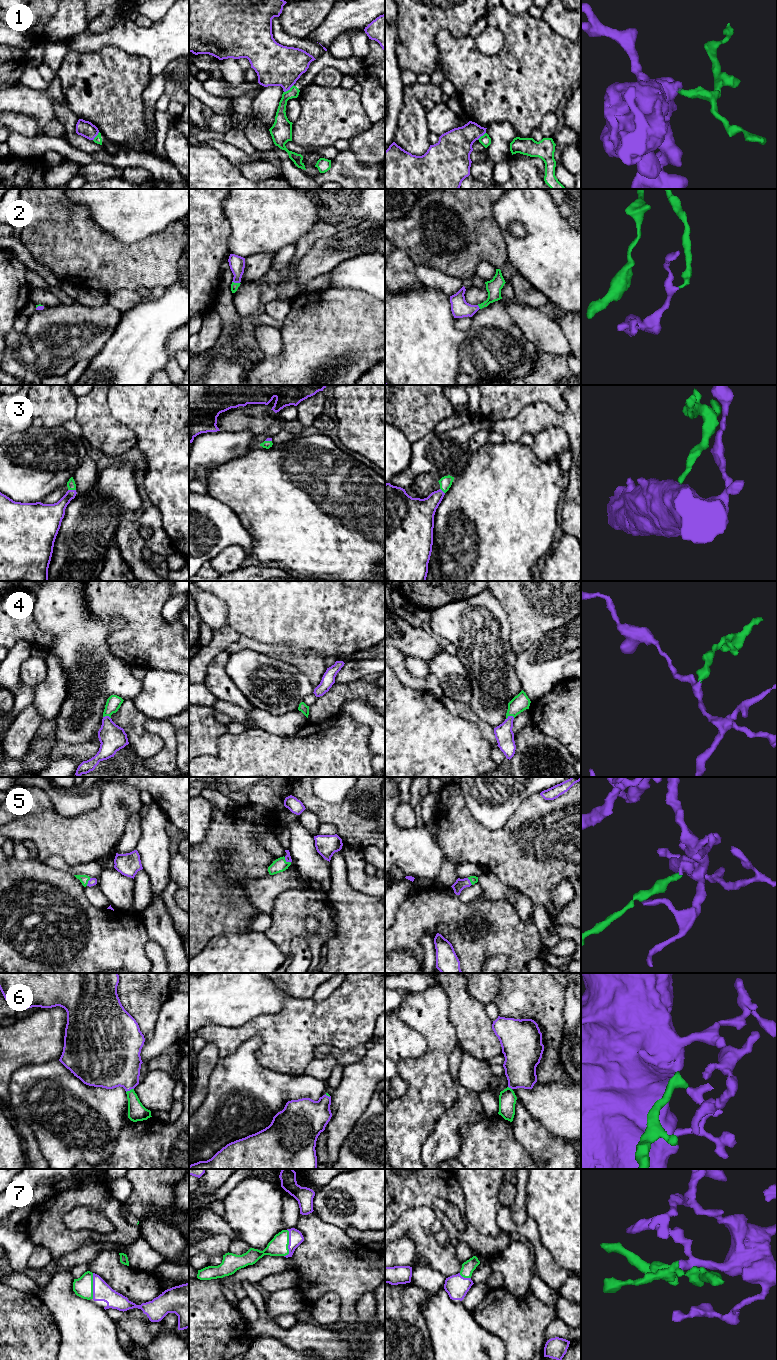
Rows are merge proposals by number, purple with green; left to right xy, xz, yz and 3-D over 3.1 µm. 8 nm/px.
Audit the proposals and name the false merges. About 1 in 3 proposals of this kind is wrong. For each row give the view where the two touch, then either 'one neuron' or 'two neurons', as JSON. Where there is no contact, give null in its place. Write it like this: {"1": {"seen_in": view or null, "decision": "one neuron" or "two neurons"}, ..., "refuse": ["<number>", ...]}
{"1": {"seen_in": "xz", "decision": "two neurons"}, "2": {"seen_in": "xz", "decision": "one neuron"}, "3": {"seen_in": "xy", "decision": "one neuron"}, "4": {"seen_in": "yz", "decision": "one neuron"}, "5": {"seen_in": "xy", "decision": "one neuron"}, "6": {"seen_in": "xy", "decision": "one neuron"}, "7": {"seen_in": "xz", "decision": "one neuron"}, "refuse": ["1"]}

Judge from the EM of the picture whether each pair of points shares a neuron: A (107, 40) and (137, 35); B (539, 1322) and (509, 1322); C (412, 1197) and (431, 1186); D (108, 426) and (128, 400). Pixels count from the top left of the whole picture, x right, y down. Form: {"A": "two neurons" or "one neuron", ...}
{"A": "one neuron", "B": "one neuron", "C": "one neuron", "D": "two neurons"}

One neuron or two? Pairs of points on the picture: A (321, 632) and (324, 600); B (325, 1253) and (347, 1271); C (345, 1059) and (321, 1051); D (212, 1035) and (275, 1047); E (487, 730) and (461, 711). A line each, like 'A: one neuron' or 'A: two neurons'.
A: one neuron
B: one neuron
C: one neuron
D: one neuron
E: one neuron

